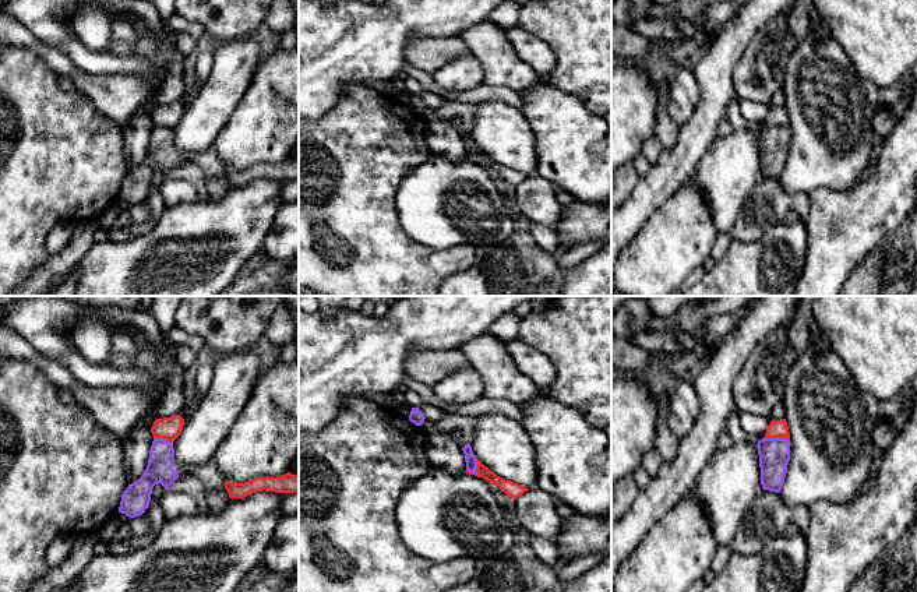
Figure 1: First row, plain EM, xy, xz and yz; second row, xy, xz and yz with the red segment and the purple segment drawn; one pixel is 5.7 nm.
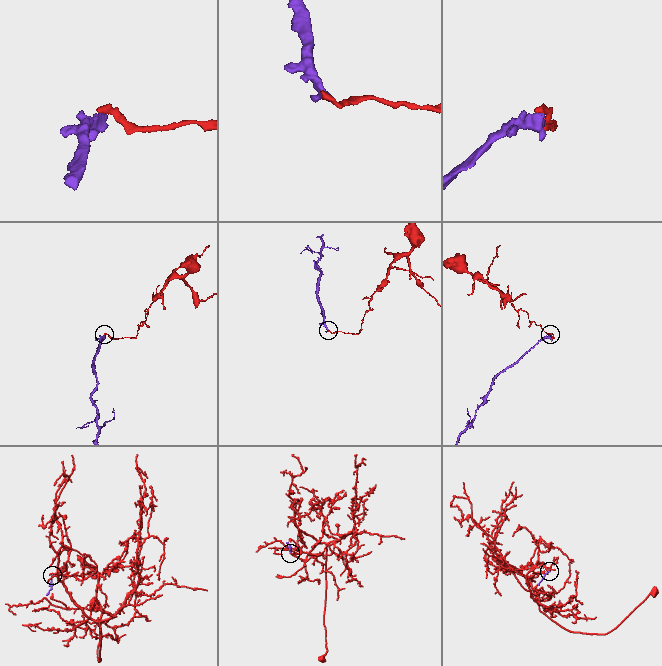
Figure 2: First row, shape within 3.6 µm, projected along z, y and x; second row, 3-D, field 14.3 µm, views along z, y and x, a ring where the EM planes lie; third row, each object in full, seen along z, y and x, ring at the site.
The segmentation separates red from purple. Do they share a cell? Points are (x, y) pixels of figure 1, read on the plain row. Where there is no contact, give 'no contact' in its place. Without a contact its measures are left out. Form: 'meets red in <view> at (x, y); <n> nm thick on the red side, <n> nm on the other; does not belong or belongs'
meets red in xz at (478, 154); 90 nm thick on the red side, 70 nm on the other; does not belong

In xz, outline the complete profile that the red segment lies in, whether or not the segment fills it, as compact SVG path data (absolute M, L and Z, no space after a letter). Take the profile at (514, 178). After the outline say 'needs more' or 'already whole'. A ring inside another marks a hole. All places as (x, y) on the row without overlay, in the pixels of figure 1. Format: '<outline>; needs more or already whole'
M477 147L476 158L477 158L477 161L475 163L483 165L487 169L497 172L505 182L508 182L514 187L516 187L519 183L522 183L525 179L529 177L525 173L521 173L518 170L514 170L511 168L505 168L505 166L497 163L487 154L484 154L479 147Z; already whole

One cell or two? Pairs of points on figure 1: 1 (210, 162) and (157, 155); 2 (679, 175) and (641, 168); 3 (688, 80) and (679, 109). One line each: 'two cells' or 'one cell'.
1: one cell
2: two cells
3: one cell

